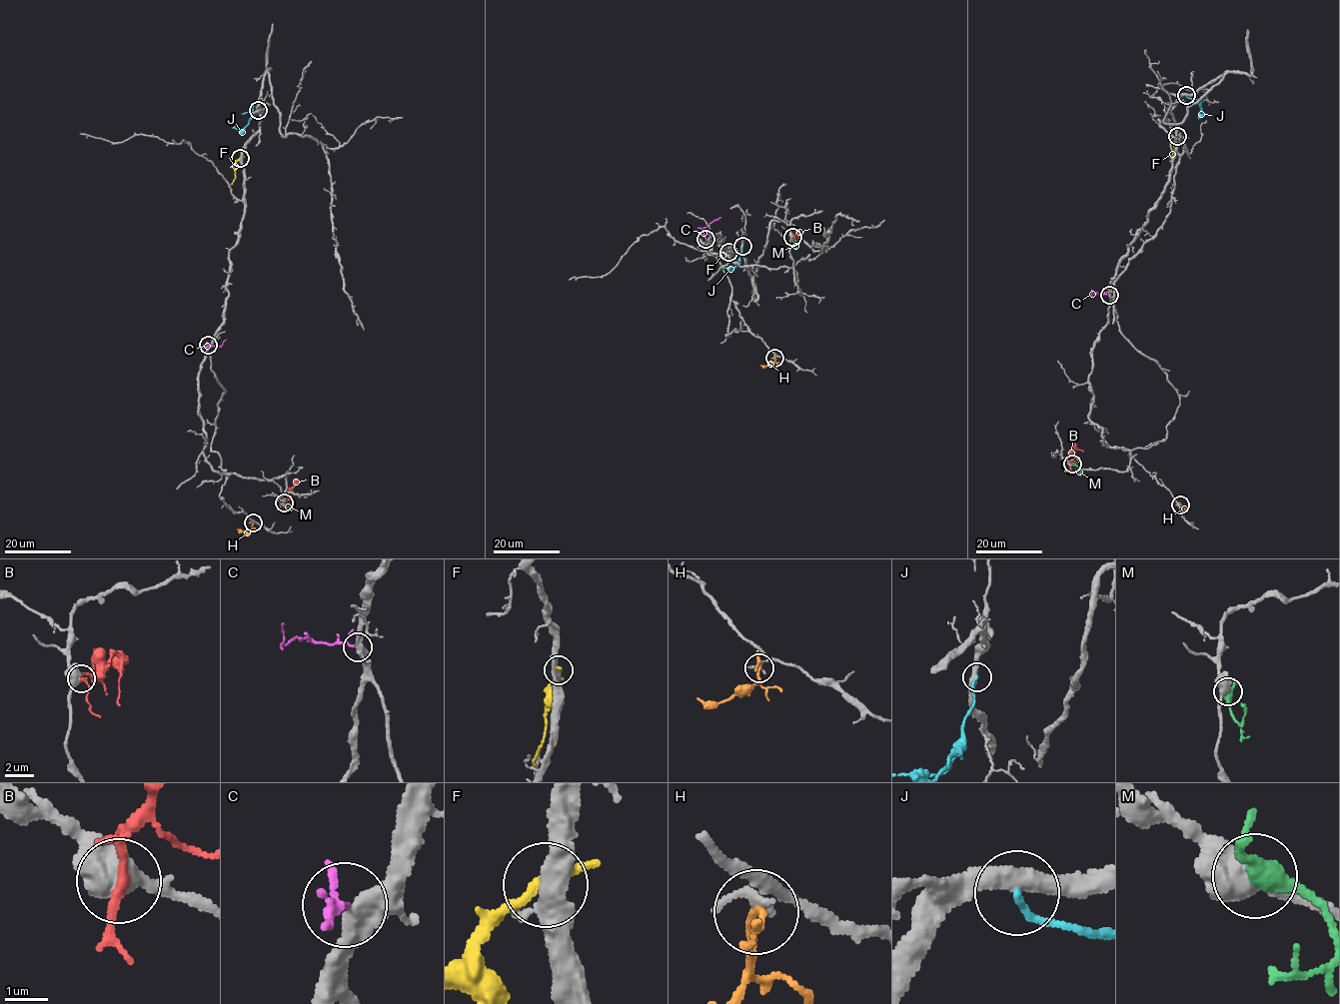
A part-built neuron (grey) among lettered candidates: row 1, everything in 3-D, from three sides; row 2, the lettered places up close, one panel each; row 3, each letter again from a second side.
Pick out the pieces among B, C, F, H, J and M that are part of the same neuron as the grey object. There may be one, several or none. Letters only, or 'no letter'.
C

